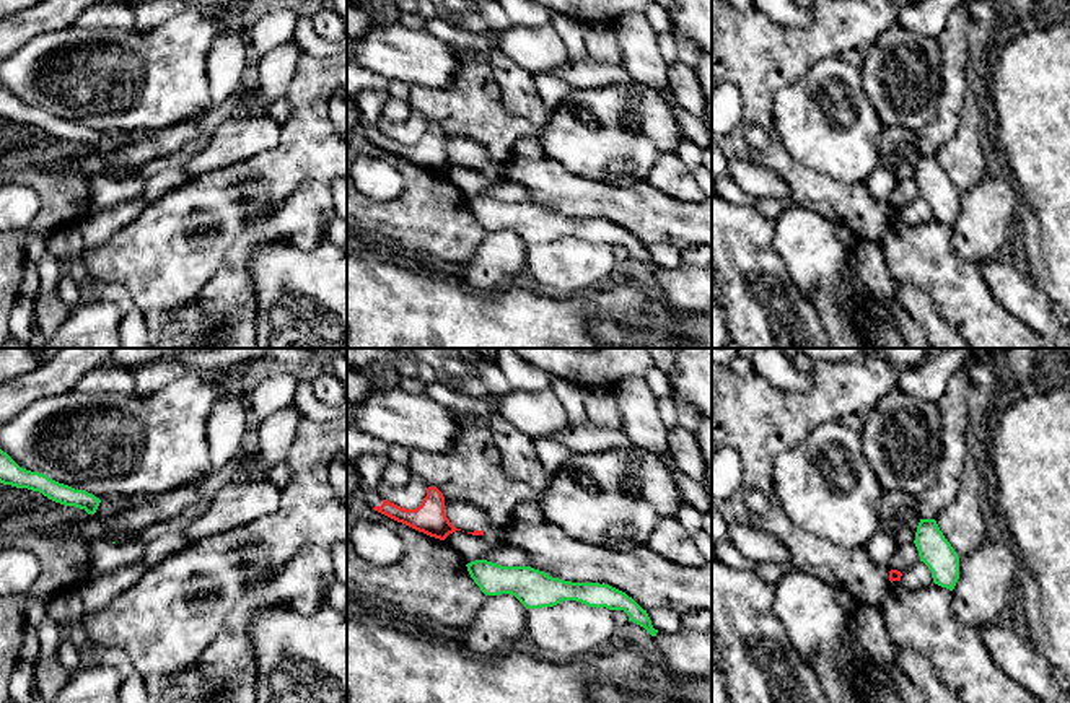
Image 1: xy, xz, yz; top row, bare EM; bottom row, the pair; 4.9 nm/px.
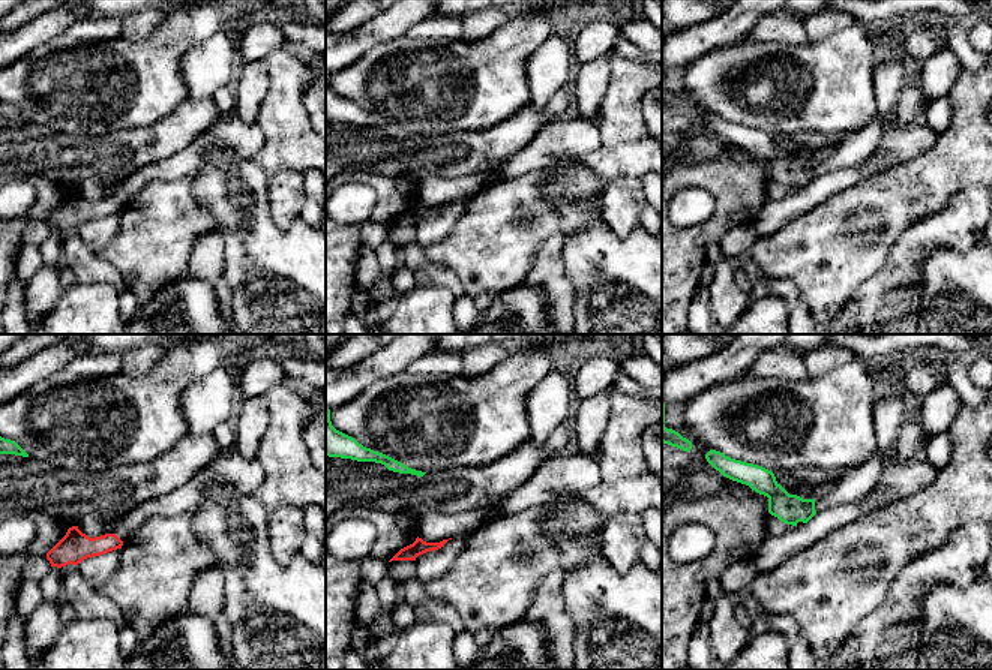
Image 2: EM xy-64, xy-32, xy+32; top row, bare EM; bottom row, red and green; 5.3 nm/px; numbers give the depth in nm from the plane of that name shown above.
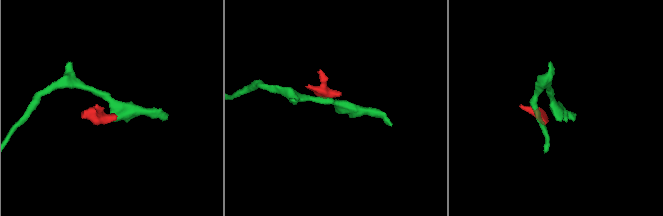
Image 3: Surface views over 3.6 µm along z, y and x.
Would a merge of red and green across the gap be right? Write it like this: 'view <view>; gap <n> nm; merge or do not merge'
view yz; gap 120 nm; do not merge

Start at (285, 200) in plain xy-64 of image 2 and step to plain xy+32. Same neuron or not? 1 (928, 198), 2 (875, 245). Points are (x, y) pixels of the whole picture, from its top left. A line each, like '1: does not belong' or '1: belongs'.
1: does not belong
2: does not belong

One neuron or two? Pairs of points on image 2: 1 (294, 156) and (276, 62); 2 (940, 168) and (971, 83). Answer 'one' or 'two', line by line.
1: one
2: one

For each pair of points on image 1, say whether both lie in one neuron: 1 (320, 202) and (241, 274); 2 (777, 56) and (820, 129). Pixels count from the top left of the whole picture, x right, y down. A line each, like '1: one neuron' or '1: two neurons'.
1: one neuron
2: two neurons

